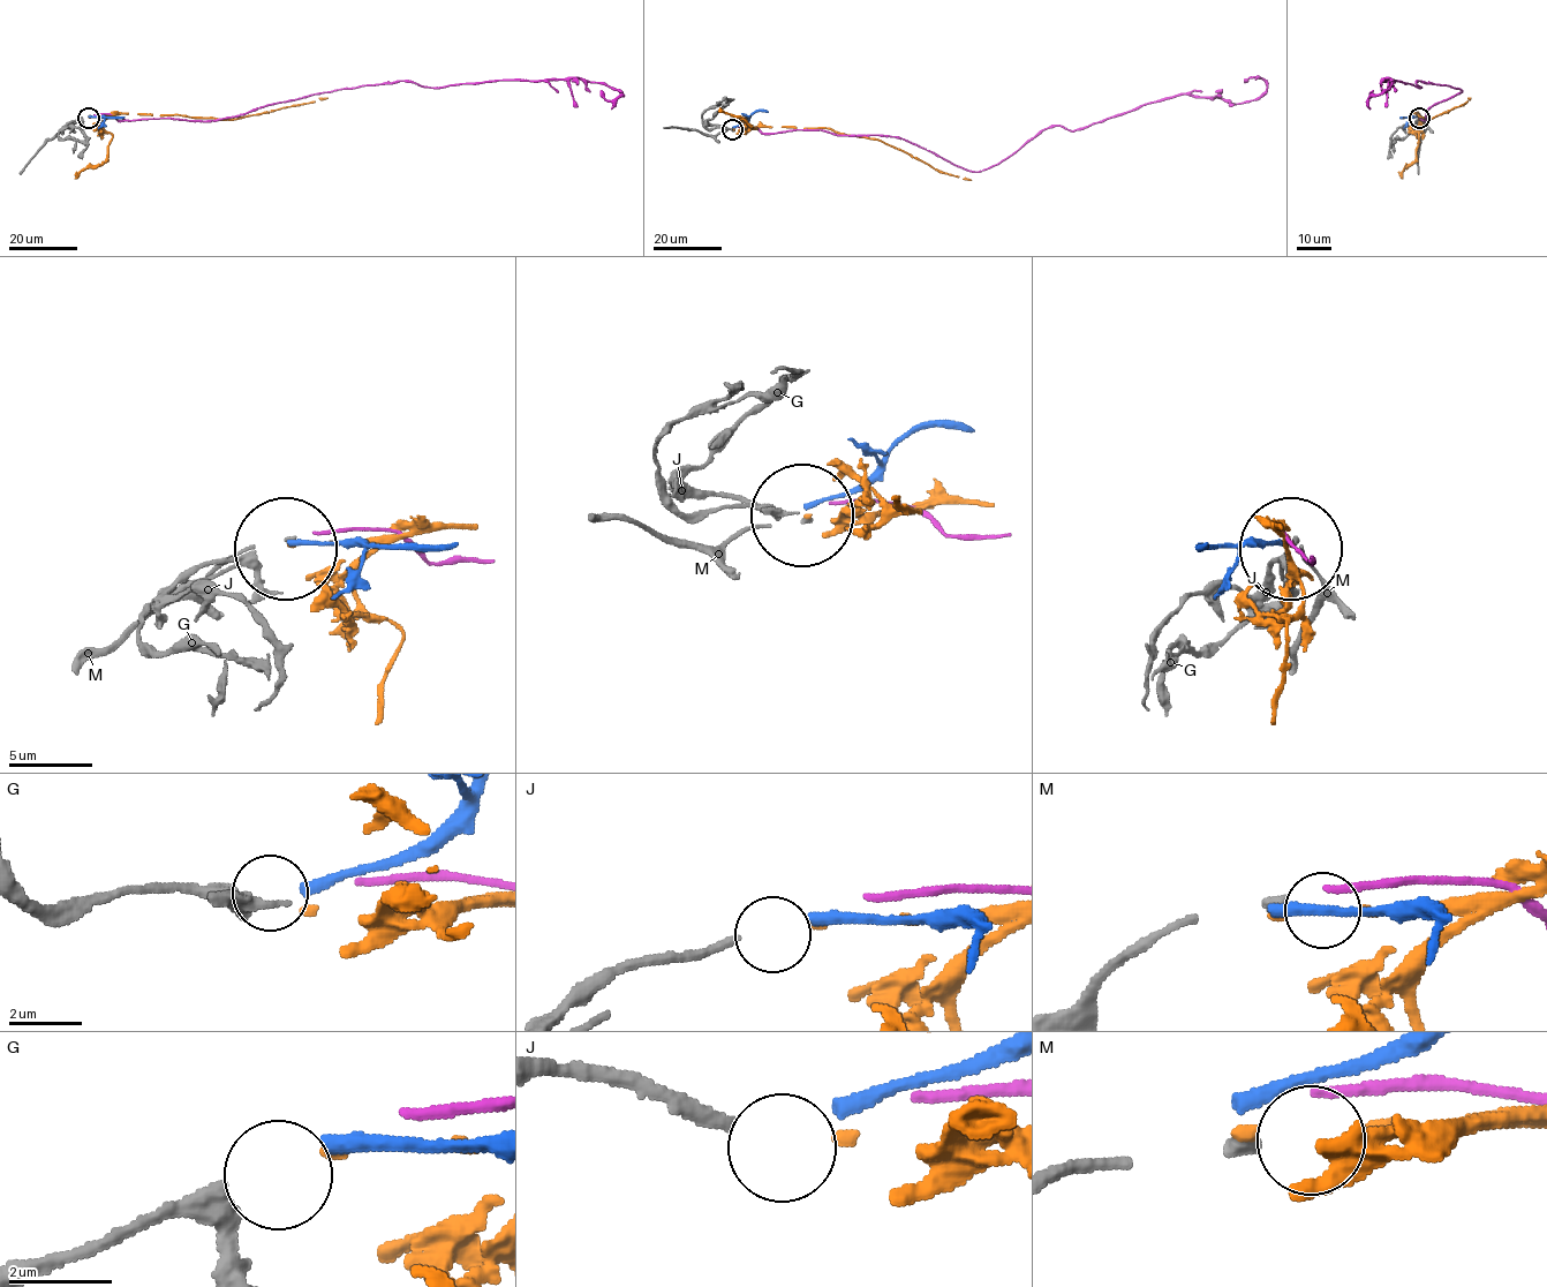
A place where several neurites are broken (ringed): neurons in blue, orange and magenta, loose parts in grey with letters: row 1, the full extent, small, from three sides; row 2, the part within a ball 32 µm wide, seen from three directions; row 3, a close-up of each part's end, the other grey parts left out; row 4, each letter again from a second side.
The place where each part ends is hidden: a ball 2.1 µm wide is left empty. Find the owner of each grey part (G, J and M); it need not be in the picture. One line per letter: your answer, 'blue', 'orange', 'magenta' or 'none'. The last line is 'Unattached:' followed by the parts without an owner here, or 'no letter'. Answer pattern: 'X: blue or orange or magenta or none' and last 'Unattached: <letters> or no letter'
G: blue
J: orange
M: none
Unattached: M

